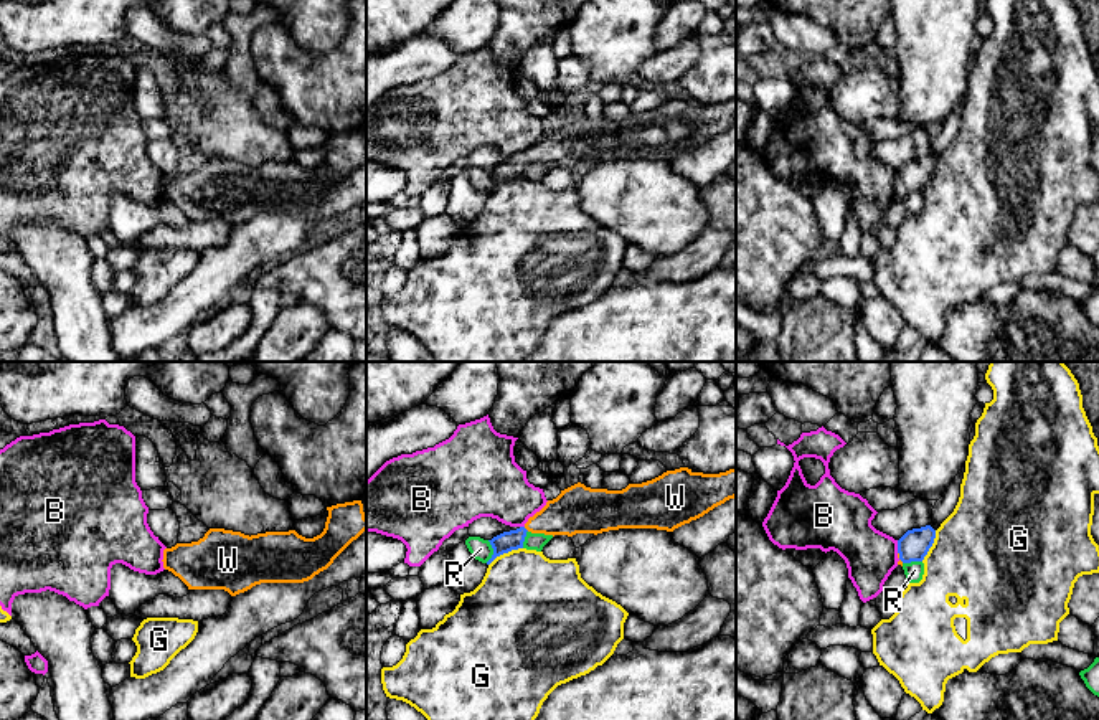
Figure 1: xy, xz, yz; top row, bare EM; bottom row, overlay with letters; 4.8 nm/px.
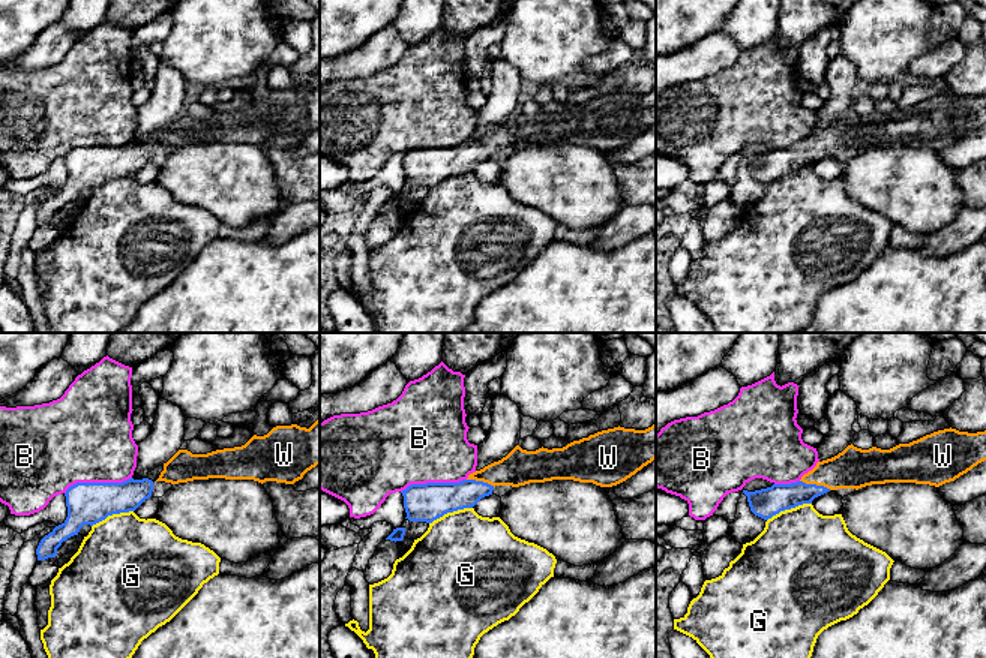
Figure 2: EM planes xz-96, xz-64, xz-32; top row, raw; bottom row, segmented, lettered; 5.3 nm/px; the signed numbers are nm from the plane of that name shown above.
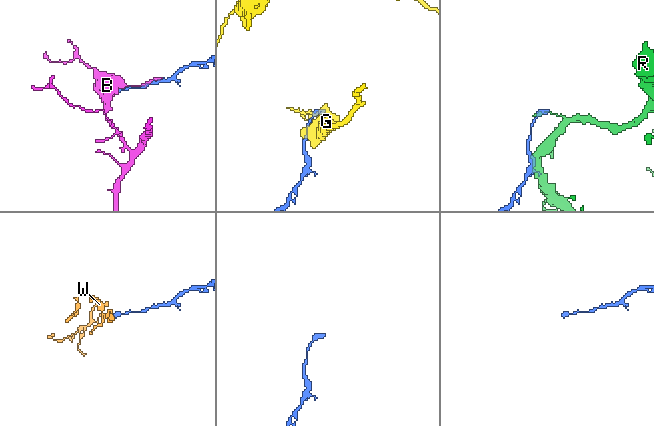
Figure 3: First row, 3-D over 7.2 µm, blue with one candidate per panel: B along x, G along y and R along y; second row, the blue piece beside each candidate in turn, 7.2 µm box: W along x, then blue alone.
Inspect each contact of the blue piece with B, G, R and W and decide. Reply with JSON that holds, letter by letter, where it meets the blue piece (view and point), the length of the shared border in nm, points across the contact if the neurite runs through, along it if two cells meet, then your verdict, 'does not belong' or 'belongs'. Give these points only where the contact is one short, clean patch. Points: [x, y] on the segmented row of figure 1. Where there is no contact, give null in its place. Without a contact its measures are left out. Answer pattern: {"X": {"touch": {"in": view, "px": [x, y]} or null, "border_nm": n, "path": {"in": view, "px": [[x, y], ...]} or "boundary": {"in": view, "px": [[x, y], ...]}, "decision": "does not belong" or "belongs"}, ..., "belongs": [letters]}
{"B": {"touch": {"in": "yz", "px": [898, 547]}, "border_nm": 60, "decision": "does not belong"}, "G": {"touch": {"in": "xz", "px": [505, 552]}, "border_nm": 190, "boundary": {"in": "xz", "px": [[522, 547], [500, 554], [489, 565]]}, "decision": "does not belong"}, "R": {"touch": {"in": "xz", "px": [494, 552]}, "border_nm": 110, "boundary": {"in": "xz", "px": [[489, 540], [492, 555], [485, 562]]}, "decision": "does not belong"}, "W": {"touch": {"in": "xz", "px": [525, 529]}, "border_nm": 40, "path": {"in": "xz", "px": [[505, 542], [515, 539], [525, 529], [573, 511]]}, "decision": "belongs"}, "belongs": ["W"]}

